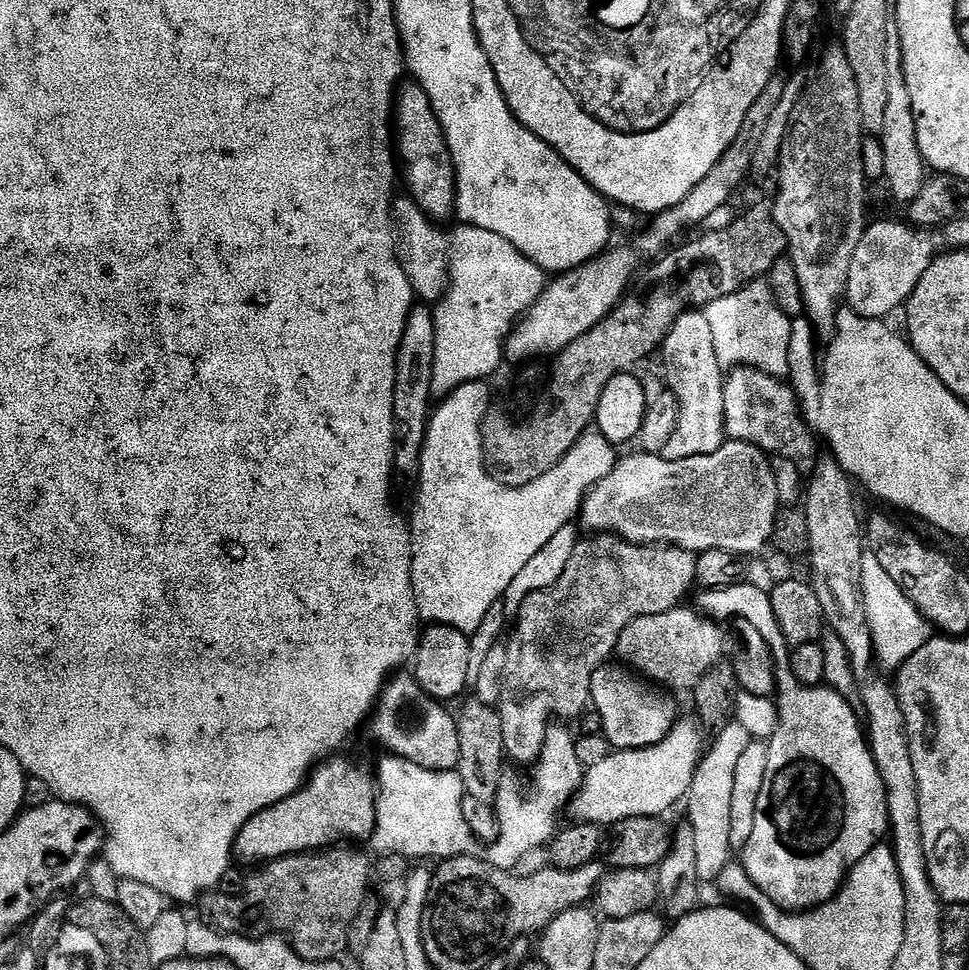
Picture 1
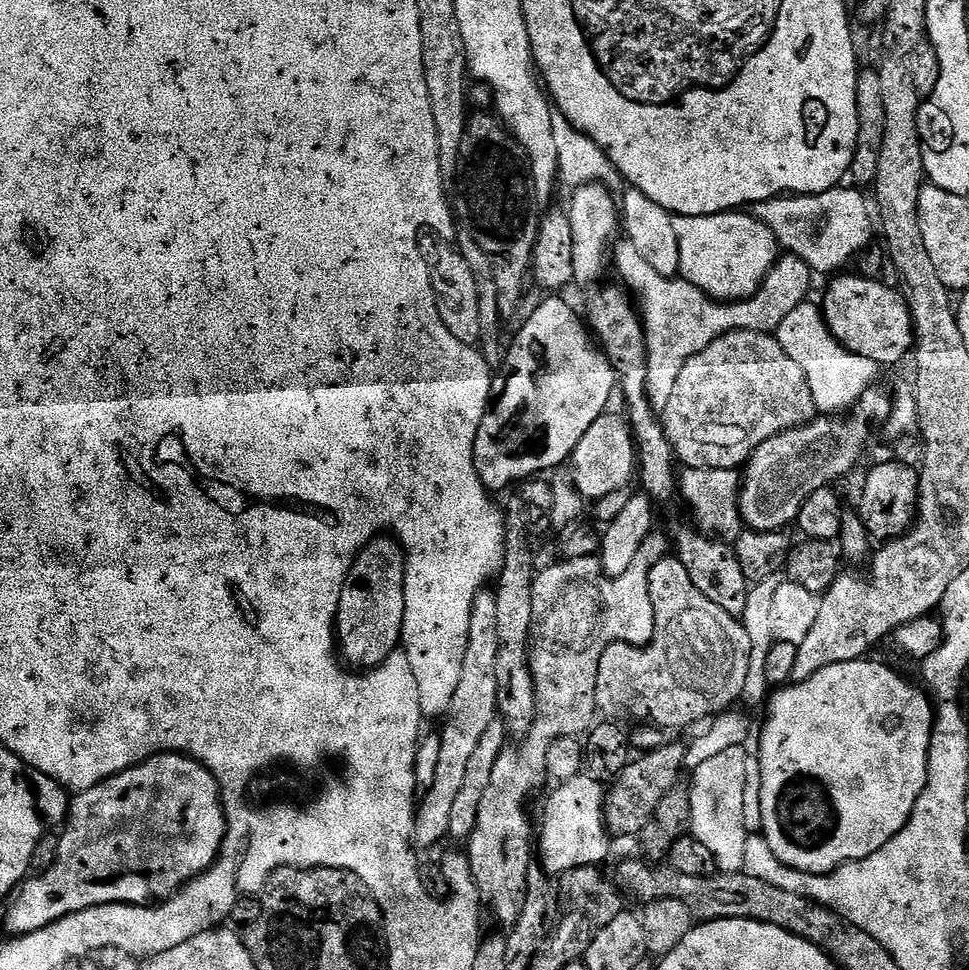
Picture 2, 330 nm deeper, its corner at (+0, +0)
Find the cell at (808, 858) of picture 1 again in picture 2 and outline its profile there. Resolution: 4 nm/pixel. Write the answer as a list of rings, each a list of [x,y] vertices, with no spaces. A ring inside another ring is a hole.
[[[861,658],[850,662],[838,662],[818,670],[809,680],[789,683],[781,687],[772,696],[768,704],[768,721],[764,724],[764,733],[760,736],[760,824],[762,835],[767,838],[770,850],[786,866],[810,874],[826,874],[852,860],[870,858],[874,850],[882,850],[894,834],[906,826],[912,816],[918,798],[924,793],[928,781],[928,751],[932,737],[934,705],[923,687],[911,684],[904,676],[899,676],[892,668],[879,664],[873,658]]]

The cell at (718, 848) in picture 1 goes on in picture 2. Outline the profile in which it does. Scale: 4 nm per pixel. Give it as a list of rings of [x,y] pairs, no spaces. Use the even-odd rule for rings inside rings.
[[[734,746],[702,762],[702,766],[691,773],[690,832],[714,854],[720,872],[742,872],[746,862],[746,842],[750,835],[748,820],[744,817],[744,807],[748,804],[748,751],[745,746]]]

